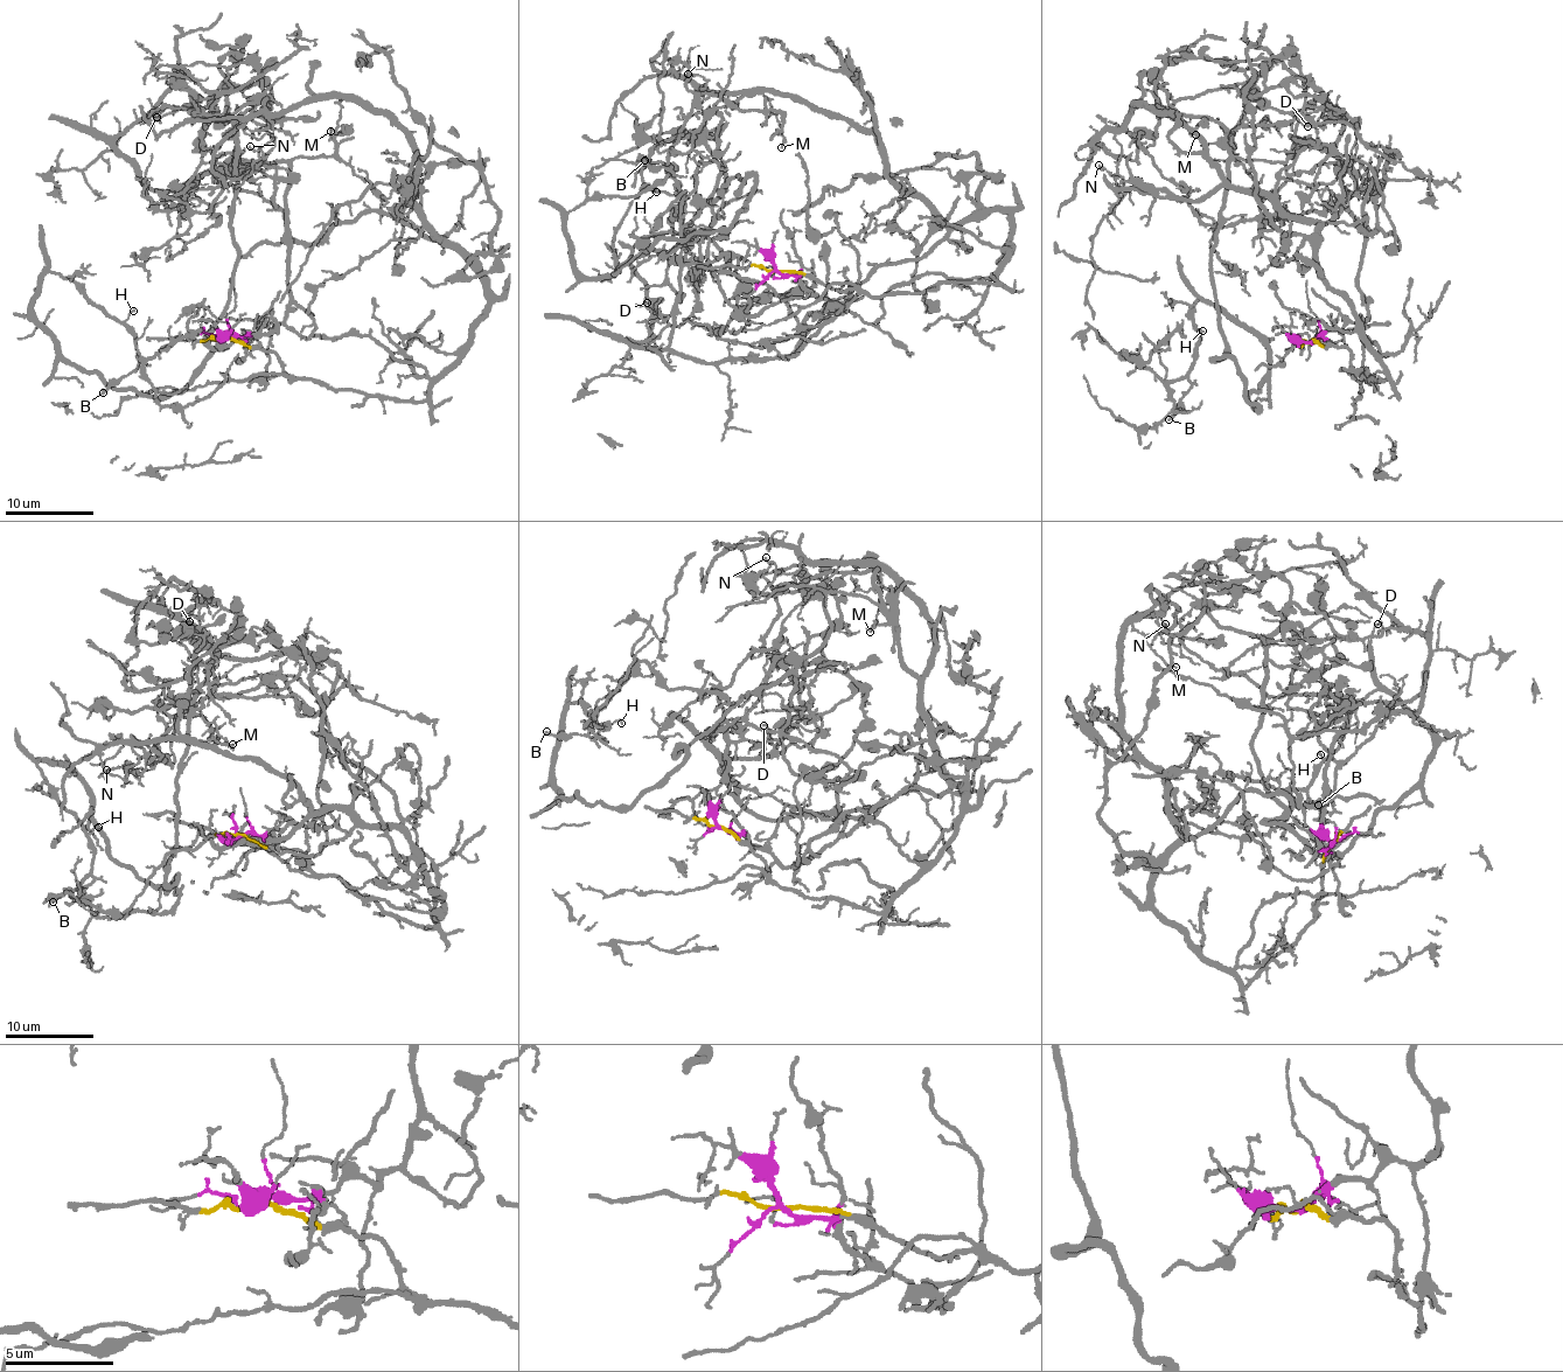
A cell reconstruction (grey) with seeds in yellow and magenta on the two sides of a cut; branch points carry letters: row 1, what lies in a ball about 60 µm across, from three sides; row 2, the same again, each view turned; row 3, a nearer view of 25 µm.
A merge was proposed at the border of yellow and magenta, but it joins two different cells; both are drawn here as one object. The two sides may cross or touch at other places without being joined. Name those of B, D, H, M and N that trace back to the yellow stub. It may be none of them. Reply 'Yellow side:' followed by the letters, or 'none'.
Yellow side: M, N

